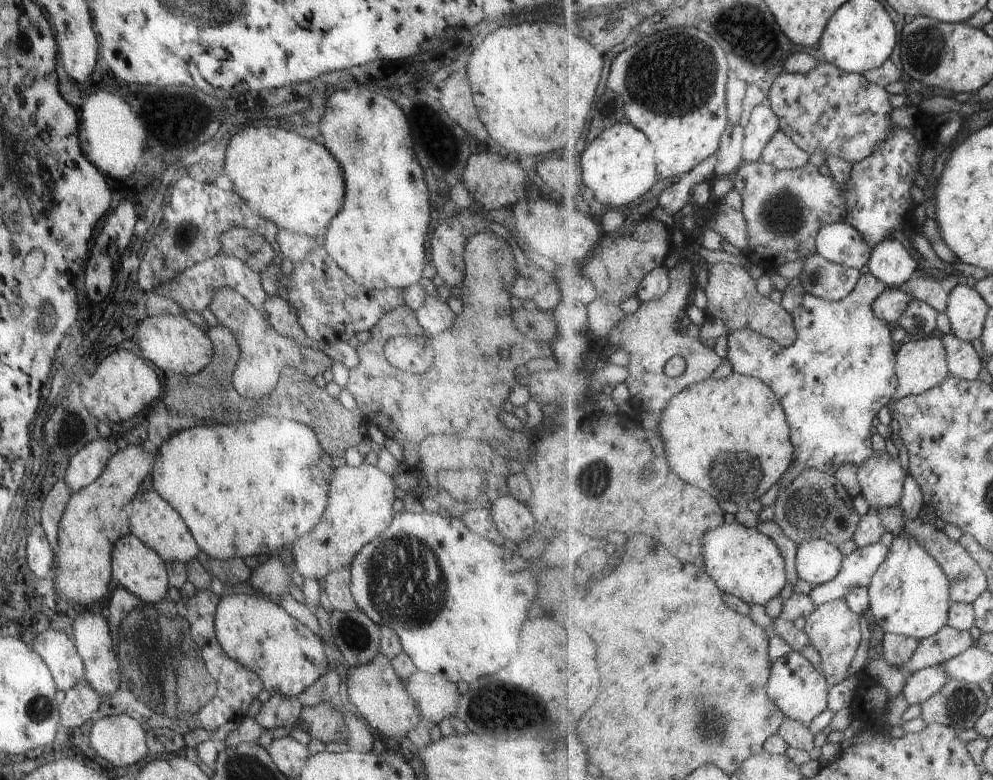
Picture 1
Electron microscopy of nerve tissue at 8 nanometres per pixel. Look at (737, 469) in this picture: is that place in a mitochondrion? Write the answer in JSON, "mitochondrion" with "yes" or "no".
{"mitochondrion":"yes"}

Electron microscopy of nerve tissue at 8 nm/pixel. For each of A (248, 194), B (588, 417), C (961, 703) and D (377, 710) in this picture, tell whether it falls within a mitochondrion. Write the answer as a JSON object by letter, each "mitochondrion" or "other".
{"A":"other","B":"other","C":"mitochondrion","D":"other"}

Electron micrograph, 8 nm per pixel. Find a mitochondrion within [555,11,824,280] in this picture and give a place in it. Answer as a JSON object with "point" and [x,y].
{"point":[669,77]}

